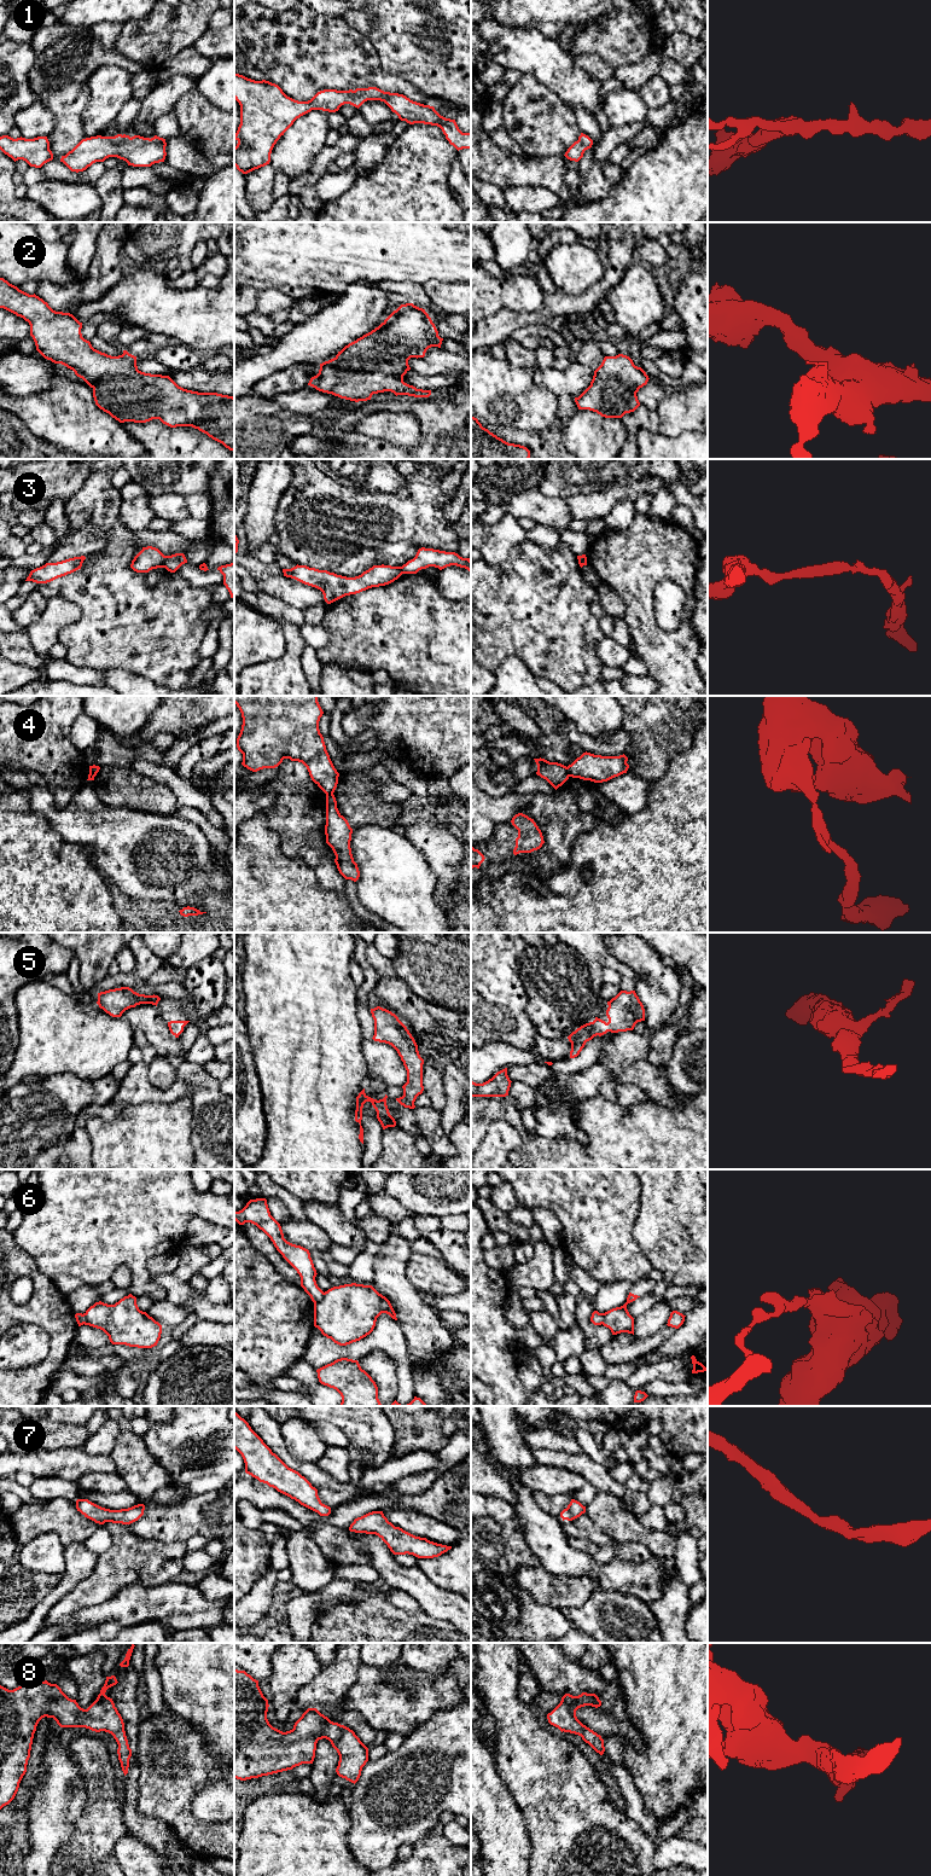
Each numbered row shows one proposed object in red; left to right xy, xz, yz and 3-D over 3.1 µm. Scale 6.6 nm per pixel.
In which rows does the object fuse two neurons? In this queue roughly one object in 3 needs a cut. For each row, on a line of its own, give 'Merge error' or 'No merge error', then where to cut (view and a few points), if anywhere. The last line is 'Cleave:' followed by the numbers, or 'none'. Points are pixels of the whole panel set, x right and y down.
1: No merge error. No split
2: No merge error. No split
3: Merge error. Split along xy (167, 556), (163, 567)
4: Merge error. Split along yz (566, 767), (570, 776)
5: No merge error. No split
6: Merge error. Split along xz (324, 1293), (314, 1304)
7: No merge error. No split
8: No merge error. No split
Cleave: 3, 4, 6

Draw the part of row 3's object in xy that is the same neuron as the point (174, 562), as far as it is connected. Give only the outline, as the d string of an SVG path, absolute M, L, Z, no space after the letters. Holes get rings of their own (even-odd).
M175 553L171 556L167 556L164 568L170 573L175 573L185 563L187 563L185 554Z

